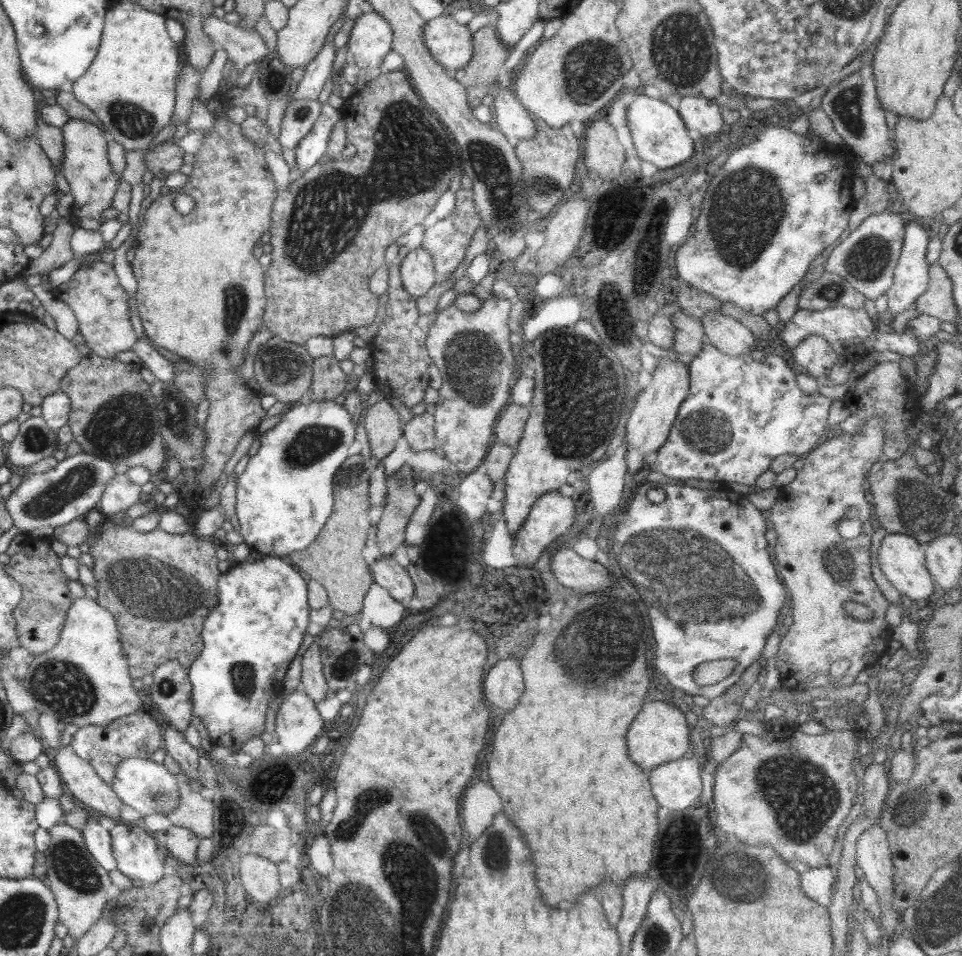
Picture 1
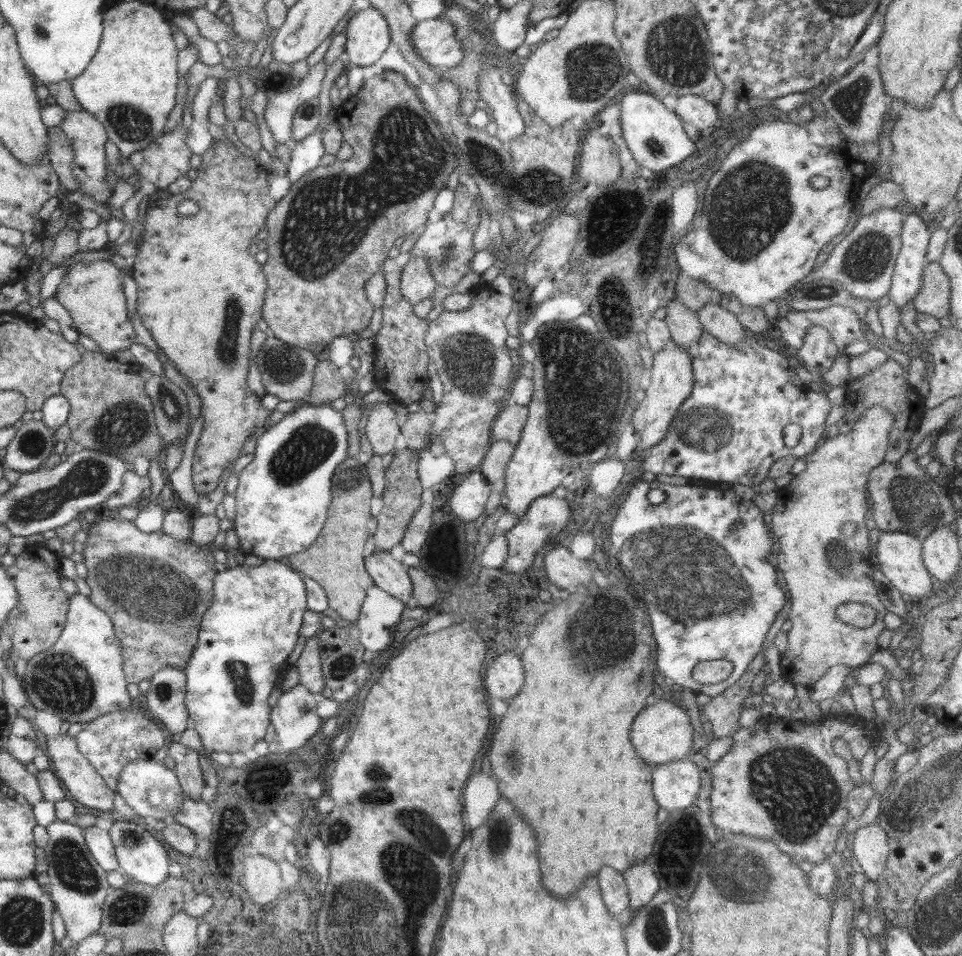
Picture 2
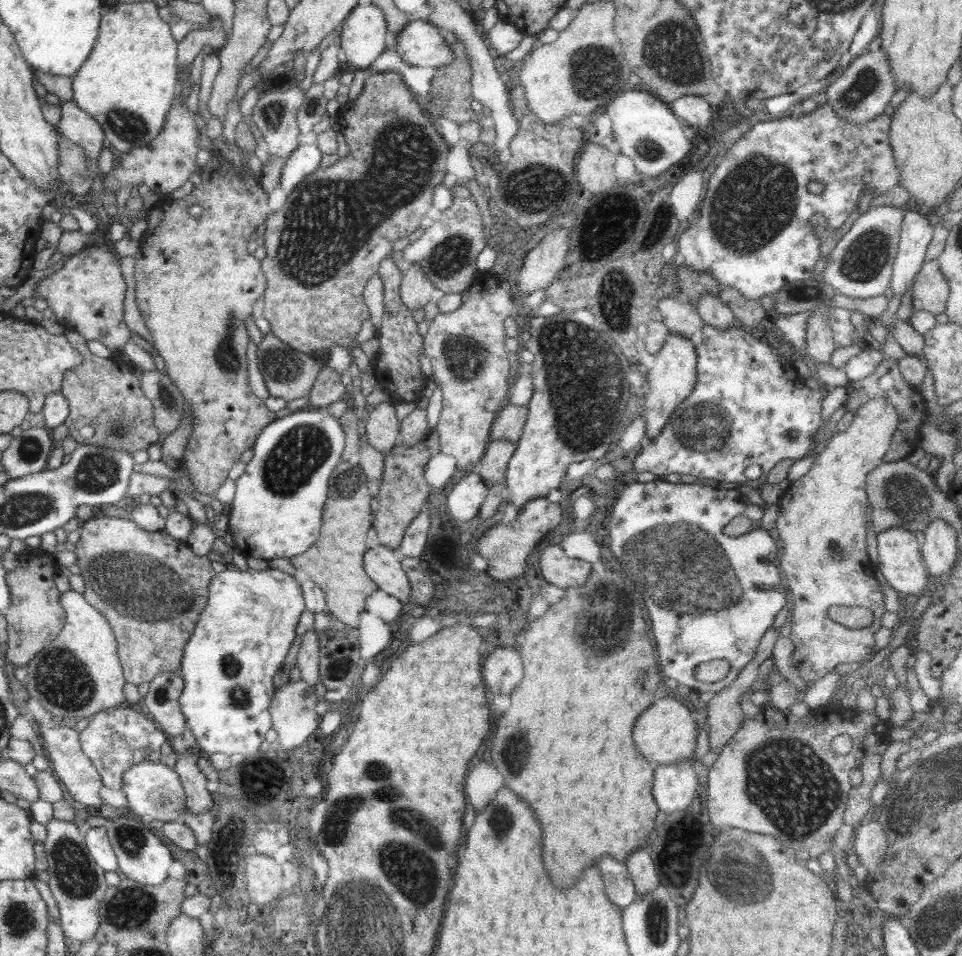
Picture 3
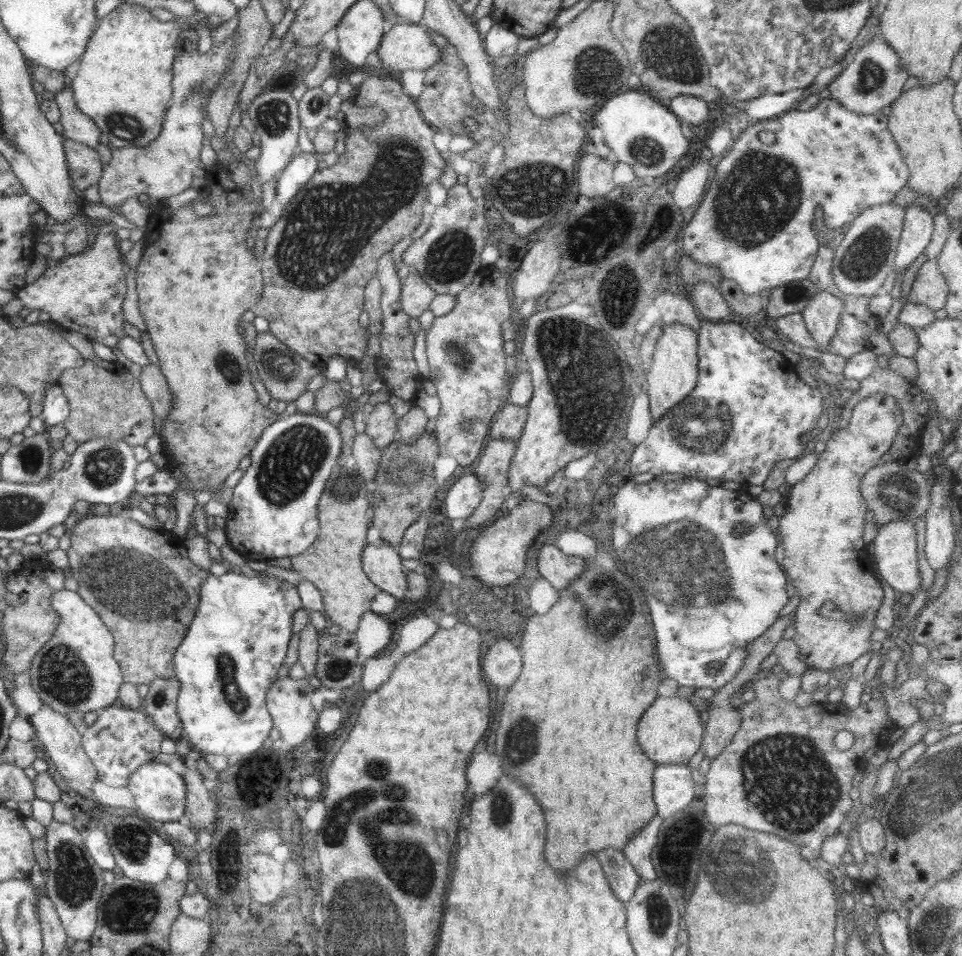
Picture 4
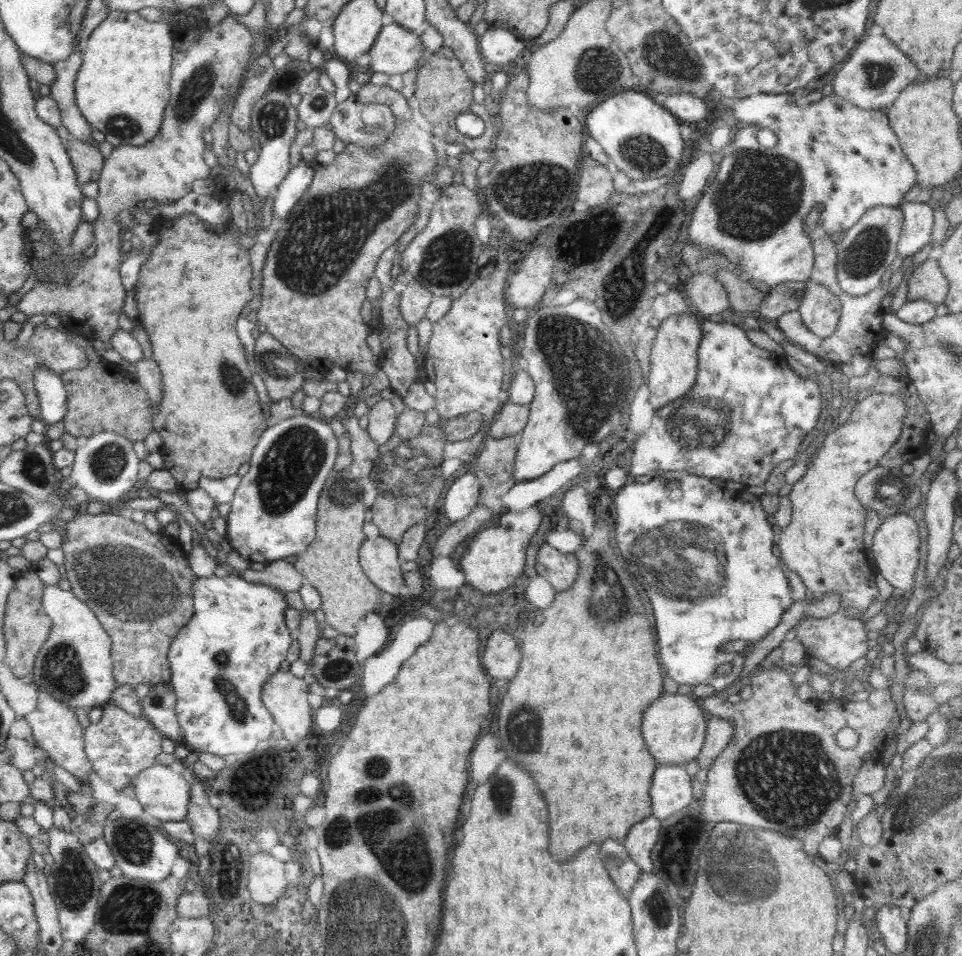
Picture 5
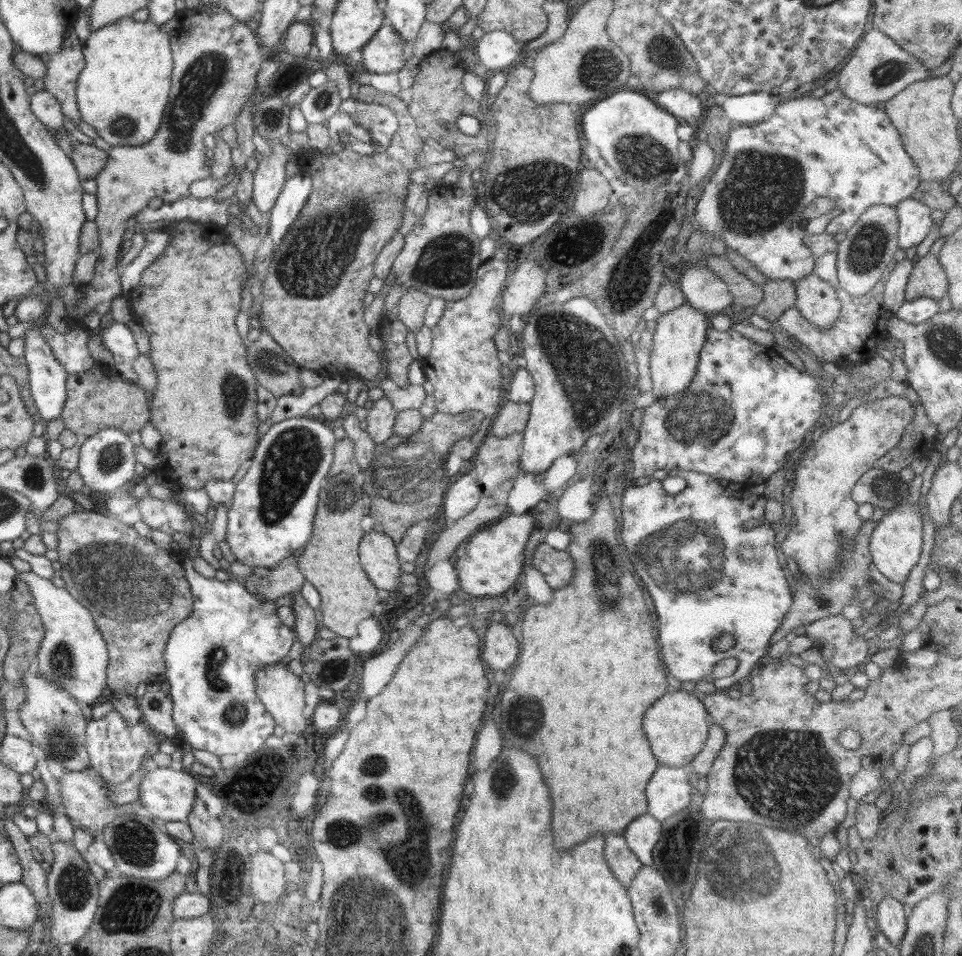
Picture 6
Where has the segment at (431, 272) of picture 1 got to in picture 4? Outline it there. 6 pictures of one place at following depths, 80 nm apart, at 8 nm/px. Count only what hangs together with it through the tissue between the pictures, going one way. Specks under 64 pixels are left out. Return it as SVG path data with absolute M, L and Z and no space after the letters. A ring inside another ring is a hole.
M410 268L409 275L401 280L401 307L412 318L419 316L429 309L432 299L437 293L422 281L418 273Z

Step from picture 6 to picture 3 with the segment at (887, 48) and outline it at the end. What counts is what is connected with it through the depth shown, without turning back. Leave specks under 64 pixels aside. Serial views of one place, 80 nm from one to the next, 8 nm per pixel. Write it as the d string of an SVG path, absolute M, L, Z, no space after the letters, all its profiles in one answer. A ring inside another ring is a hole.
M882 47L872 51L866 49L823 89L828 96L827 103L835 110L835 113L851 123L858 124L872 120L884 112L892 96L896 94L896 81L891 67L889 58Z

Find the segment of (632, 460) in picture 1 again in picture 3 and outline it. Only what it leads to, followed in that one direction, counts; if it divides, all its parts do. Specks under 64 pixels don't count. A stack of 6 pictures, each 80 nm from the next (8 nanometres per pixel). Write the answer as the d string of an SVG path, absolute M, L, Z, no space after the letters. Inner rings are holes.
M668 333L664 344L653 354L654 362L647 371L648 392L645 396L645 423L648 443L656 440L676 407L692 392L697 381L695 341Z

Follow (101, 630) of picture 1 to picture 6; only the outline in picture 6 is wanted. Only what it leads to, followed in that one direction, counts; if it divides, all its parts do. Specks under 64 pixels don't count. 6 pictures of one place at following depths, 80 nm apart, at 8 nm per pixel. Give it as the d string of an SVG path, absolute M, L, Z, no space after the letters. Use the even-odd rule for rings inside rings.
M17 572L17 581L25 582L34 597L34 606L42 616L44 638L38 650L35 669L48 682L54 682L64 692L82 704L98 704L106 685L108 666L108 646L102 639L98 627L90 616L90 611L82 606L65 588L56 586L51 580L34 572Z

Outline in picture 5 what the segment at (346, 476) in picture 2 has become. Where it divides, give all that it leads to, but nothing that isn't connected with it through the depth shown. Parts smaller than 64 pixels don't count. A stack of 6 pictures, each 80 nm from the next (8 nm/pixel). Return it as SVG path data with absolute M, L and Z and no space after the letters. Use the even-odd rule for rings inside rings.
M333 470L320 495L317 535L309 547L297 555L294 568L305 576L321 596L321 609L326 615L324 626L336 629L340 635L354 636L357 623L370 612L378 612L379 588L376 588L359 563L359 548L366 538L362 525L366 520L360 496L360 483L343 471Z

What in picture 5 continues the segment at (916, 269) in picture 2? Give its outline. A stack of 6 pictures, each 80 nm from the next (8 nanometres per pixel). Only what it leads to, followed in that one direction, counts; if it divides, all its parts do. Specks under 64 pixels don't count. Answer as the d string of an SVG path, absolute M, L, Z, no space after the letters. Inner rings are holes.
M901 202L899 206L904 220L897 251L904 259L913 256L931 241L934 216L933 209L926 203Z

